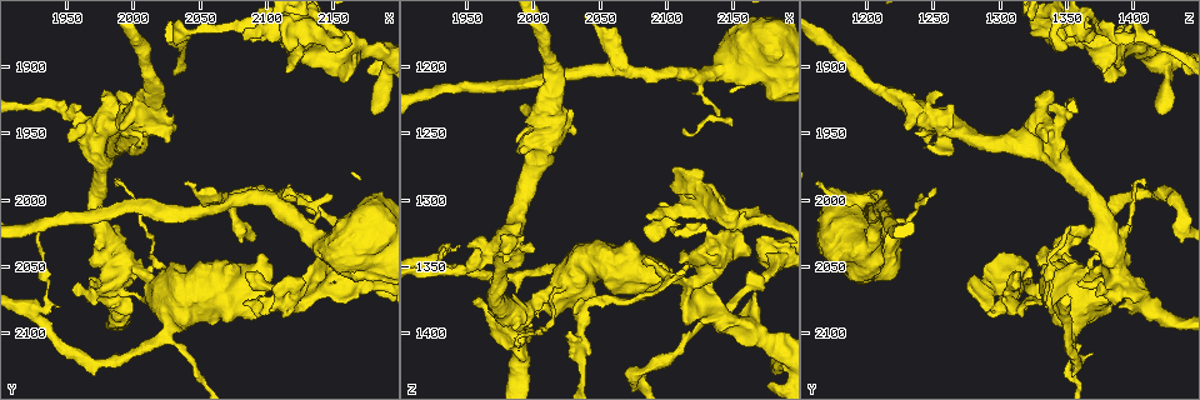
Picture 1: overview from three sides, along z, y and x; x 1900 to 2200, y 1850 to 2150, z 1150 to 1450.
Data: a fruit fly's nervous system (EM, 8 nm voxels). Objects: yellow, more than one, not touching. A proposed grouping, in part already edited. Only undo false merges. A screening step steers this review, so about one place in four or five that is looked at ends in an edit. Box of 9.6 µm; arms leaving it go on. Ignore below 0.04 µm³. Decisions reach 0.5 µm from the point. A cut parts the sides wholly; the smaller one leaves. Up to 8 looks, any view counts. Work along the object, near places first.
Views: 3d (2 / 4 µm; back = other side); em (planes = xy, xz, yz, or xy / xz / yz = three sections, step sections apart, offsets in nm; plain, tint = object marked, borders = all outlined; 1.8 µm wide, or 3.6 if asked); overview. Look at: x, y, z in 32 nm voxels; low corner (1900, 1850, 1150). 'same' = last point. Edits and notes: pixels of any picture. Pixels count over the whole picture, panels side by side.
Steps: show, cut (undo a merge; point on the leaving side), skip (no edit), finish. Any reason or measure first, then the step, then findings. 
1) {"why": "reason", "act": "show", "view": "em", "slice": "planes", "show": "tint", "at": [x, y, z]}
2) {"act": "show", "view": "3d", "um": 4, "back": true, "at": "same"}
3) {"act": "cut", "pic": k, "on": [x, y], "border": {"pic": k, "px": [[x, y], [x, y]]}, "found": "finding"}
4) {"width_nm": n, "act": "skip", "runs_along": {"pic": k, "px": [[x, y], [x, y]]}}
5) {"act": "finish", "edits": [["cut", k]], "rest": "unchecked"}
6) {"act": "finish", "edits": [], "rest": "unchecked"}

{"why": "a fork", "act": "show", "view": "em", "slice": "planes", "show": "tint", "at": [2064, 2002, 1202]}

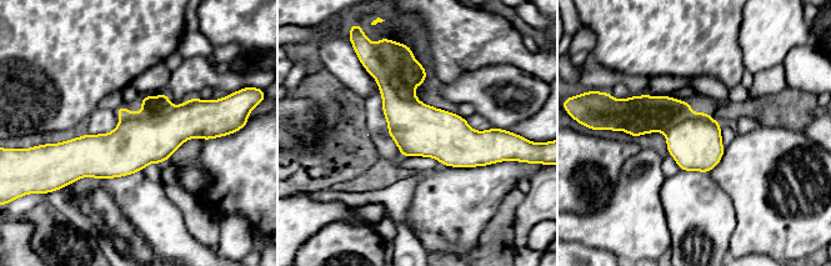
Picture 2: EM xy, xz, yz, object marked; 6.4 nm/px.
{"act": "cut", "pic": 2, "on": [404, 73], "found": "two neurons meet here"}

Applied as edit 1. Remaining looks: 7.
{"act": "show", "view": "overview"}

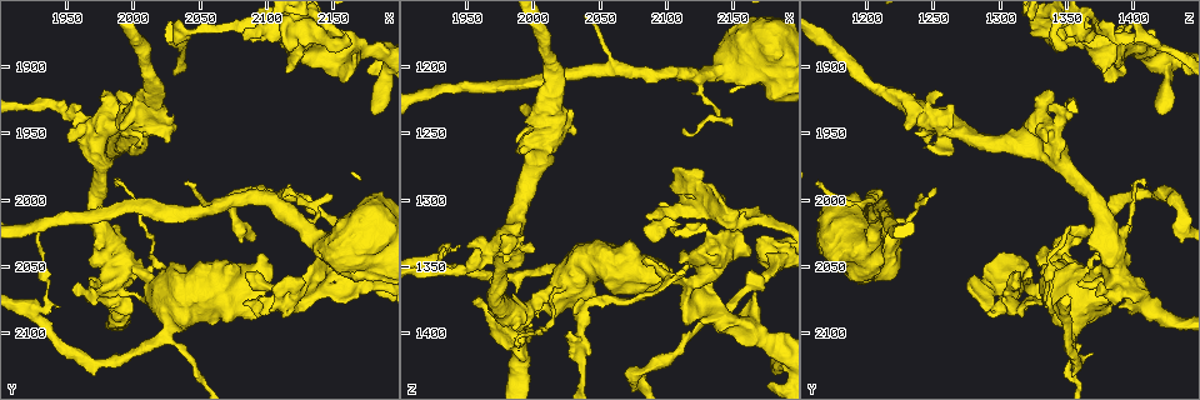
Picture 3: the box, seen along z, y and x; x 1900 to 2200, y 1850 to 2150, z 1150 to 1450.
{"why": "thick turns thin", "act": "show", "view": "em", "slice": "yz", "step": 16, "show": "tint", "at": [2110, 2072, 1308]}

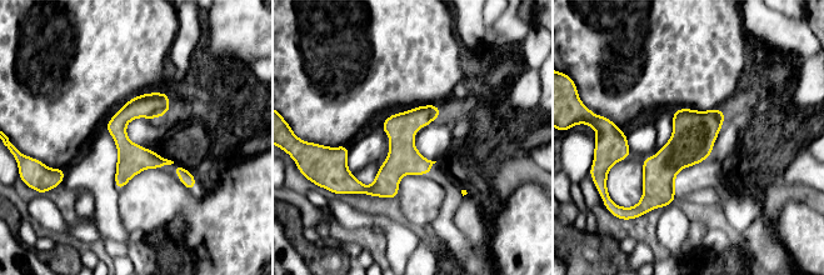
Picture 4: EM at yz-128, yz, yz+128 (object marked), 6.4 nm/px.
{"act": "skip", "found": "continuous, no second neuron"}

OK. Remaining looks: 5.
{"why": "calibre changes", "act": "show", "view": "em", "um": 3.6, "slice": "planes", "show": "tint", "at": [1978, 2068, 1390]}

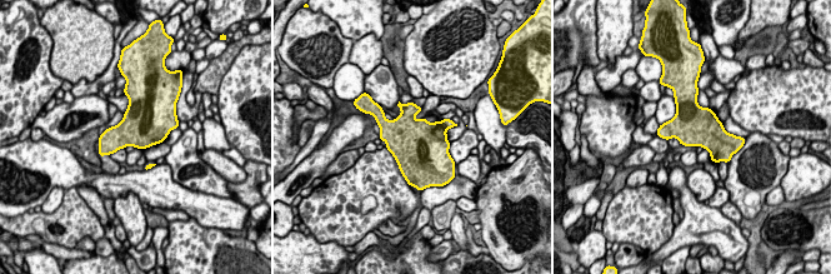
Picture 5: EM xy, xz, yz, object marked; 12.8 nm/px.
{"act": "cut", "pic": 5, "on": [429, 140], "border": {"pic": 5, "px": [[440, 121], [446, 129]]}, "found": "a second neuron is stuck on"}

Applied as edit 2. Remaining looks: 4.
{"act": "finish", "edits": [["cut", 2], ["cut", 5]], "rest": "unchecked"}

